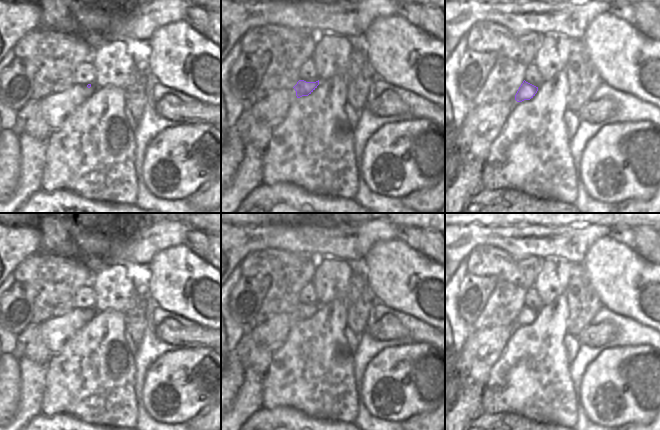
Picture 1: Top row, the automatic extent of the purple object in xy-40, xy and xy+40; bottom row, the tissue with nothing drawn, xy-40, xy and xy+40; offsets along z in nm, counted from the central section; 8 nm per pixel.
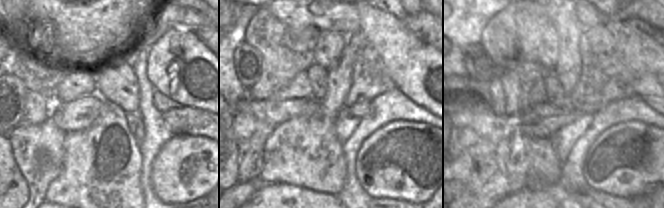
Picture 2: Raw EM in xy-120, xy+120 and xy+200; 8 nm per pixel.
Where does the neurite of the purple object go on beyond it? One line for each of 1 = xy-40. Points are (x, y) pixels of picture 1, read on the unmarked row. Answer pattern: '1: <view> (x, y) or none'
1: none

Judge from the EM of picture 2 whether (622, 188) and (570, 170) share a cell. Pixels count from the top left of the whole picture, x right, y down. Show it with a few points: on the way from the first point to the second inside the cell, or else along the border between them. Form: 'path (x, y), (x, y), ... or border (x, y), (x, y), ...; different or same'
border (584, 150), (579, 163), (579, 180); different

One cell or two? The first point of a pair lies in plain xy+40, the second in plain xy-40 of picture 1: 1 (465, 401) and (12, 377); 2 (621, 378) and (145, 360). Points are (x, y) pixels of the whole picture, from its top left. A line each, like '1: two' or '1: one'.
1: two
2: two

